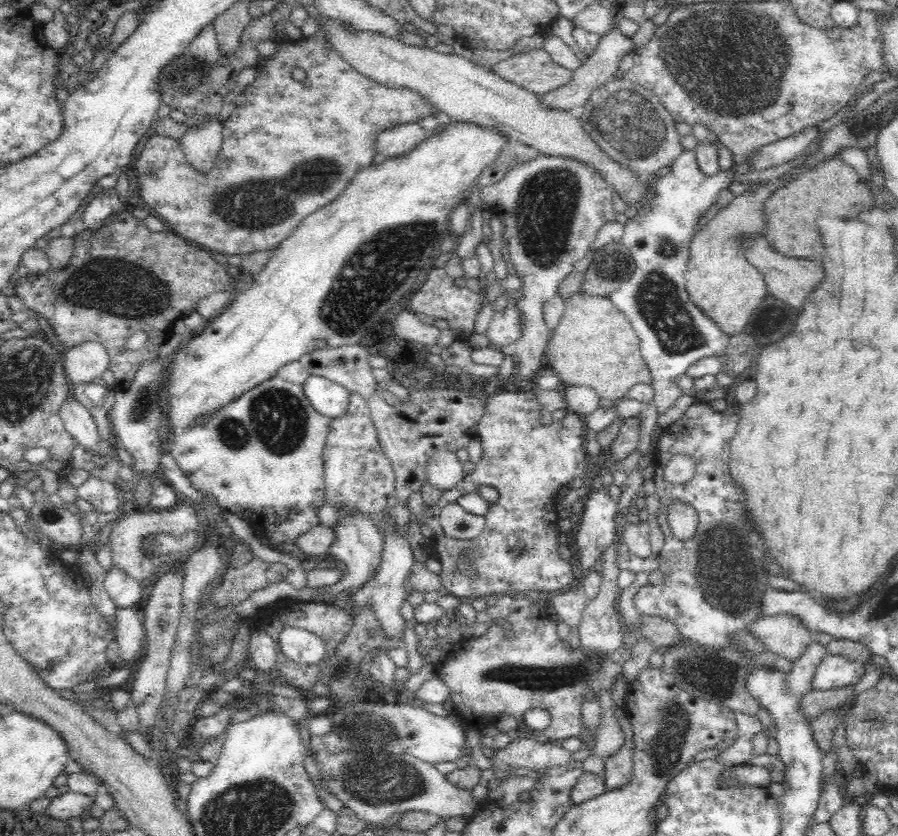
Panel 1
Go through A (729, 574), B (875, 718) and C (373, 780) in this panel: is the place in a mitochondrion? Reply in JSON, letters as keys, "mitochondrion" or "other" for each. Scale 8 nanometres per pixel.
{"A":"mitochondrion","B":"mitochondrion","C":"mitochondrion"}

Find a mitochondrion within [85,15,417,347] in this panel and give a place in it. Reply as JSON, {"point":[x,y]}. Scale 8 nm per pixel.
{"point":[251,205]}

